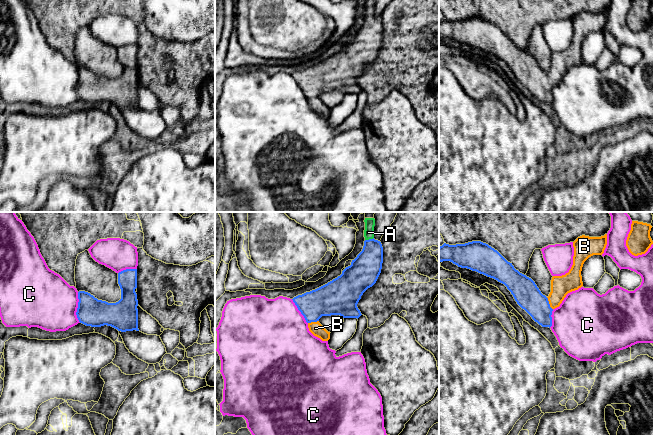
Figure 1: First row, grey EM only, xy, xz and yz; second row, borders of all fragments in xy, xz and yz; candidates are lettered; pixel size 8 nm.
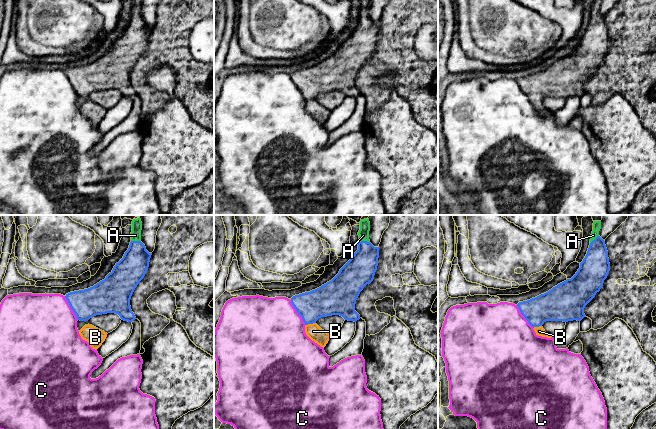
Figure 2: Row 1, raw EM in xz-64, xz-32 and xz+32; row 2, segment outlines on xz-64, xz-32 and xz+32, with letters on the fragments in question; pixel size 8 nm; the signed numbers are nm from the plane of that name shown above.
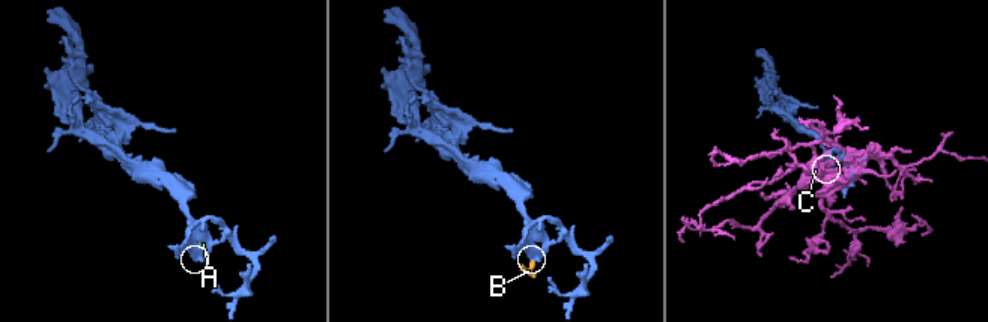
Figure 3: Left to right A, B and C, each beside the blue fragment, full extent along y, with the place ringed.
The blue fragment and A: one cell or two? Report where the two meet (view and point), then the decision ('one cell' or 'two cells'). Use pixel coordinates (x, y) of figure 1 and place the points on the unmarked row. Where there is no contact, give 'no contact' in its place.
xz (369, 15) | one cell

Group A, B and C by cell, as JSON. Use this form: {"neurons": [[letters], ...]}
{"neurons": [["A", "B"], ["C"]]}

